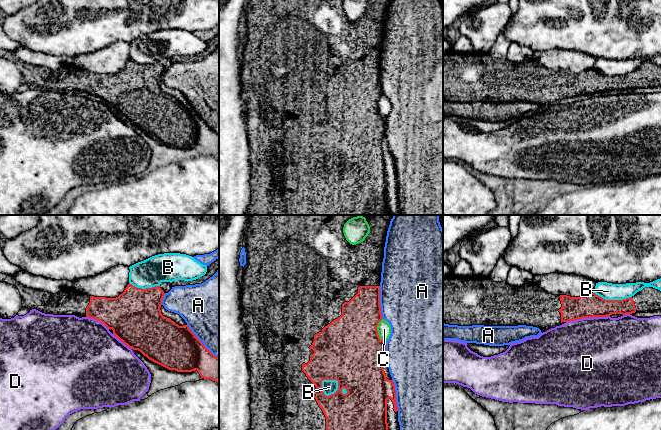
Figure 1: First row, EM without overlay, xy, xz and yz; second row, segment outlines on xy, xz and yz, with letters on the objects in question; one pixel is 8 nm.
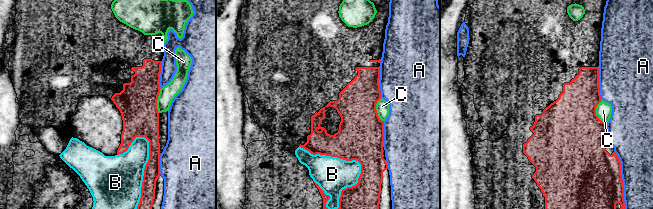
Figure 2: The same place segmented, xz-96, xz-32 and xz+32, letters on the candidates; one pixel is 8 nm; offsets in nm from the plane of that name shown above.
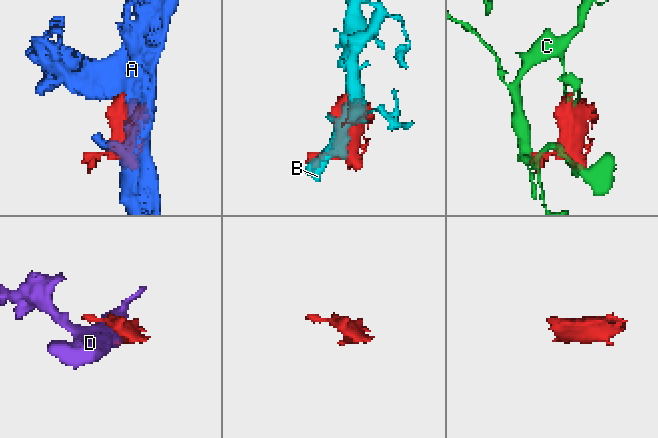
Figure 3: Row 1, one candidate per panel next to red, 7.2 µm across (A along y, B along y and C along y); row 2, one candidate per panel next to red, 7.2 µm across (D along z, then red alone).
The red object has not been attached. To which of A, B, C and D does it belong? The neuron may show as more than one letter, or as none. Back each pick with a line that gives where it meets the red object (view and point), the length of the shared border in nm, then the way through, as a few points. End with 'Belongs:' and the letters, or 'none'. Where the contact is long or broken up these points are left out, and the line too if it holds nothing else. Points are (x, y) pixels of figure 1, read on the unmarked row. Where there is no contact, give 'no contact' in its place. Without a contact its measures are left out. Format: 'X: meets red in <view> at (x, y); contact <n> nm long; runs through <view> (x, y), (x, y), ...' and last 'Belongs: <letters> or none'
Belongs: none

